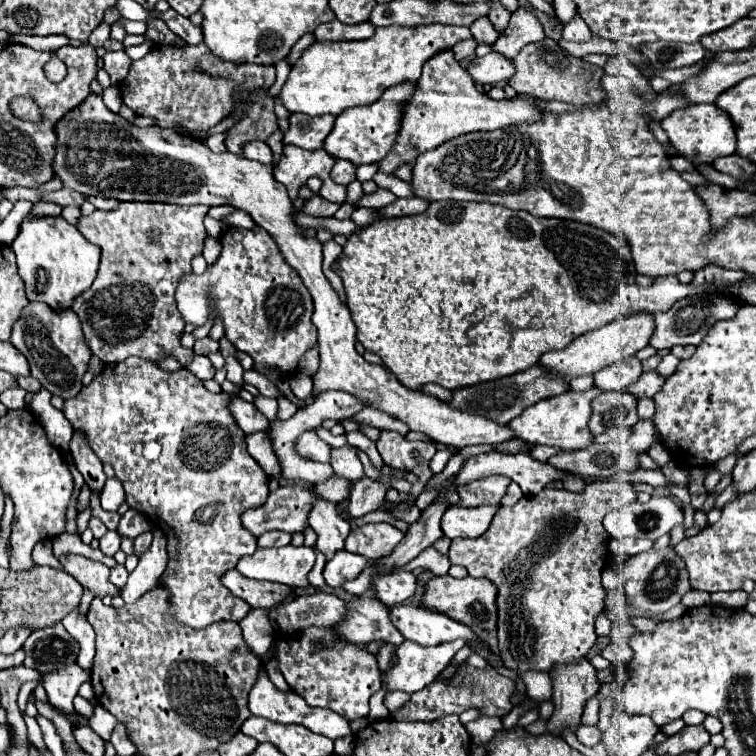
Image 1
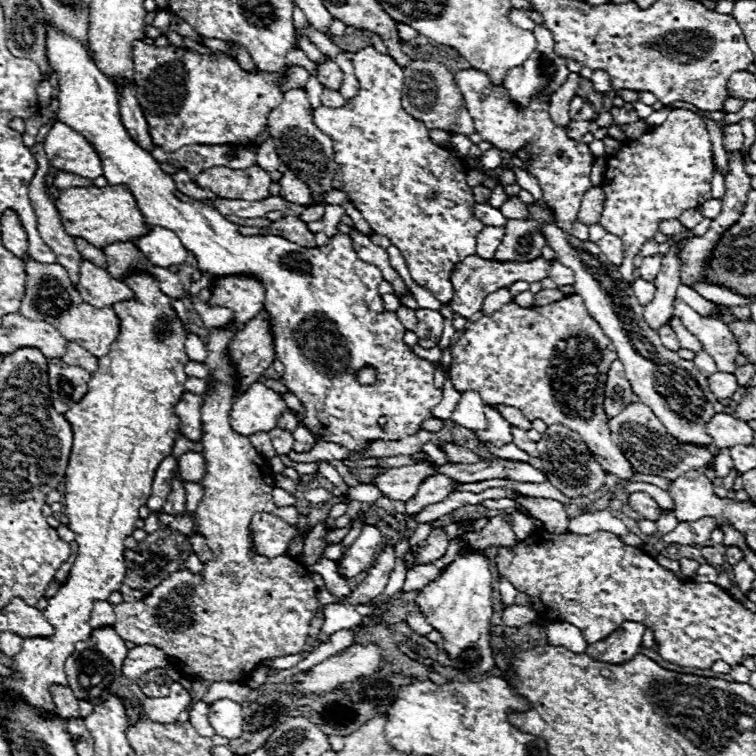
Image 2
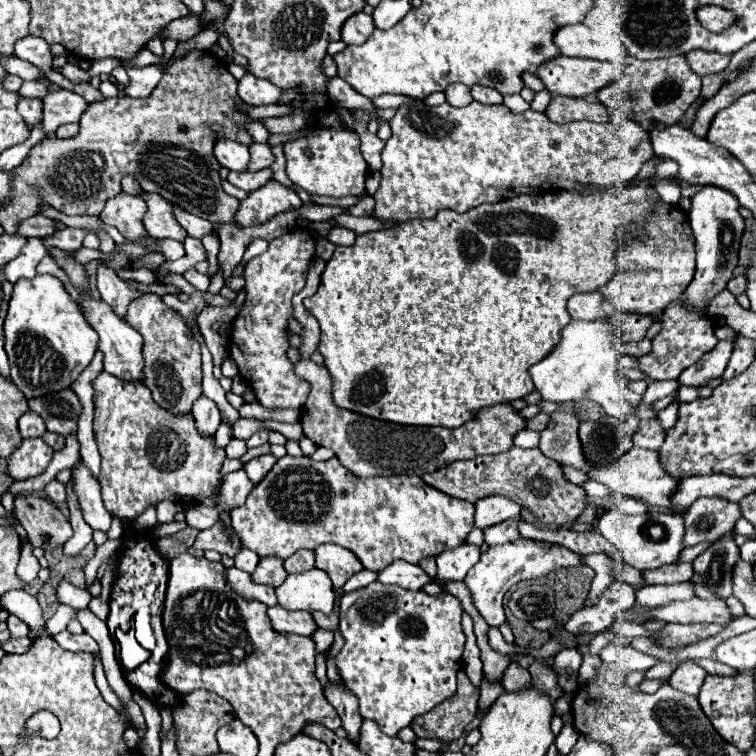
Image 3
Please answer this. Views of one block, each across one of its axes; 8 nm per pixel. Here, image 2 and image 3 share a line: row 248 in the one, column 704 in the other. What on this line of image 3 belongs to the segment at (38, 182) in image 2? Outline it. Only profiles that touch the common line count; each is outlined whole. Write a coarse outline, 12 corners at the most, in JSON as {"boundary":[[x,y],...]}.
{"boundary":[[686,54],[690,70],[698,76],[726,70],[730,56]]}

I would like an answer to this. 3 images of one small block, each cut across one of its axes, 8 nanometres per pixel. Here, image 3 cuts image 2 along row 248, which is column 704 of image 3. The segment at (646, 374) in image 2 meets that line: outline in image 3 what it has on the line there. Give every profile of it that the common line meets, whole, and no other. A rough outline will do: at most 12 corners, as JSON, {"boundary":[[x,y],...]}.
{"boundary":[[724,536],[694,560],[694,596],[732,596],[740,550]]}

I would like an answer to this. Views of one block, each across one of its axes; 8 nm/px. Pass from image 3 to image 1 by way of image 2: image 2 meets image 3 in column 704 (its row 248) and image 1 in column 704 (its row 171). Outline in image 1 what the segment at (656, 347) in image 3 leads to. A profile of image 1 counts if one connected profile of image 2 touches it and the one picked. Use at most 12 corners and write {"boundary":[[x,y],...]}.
{"boundary":[[686,106],[660,126],[680,156],[712,164],[736,152],[730,116]]}

